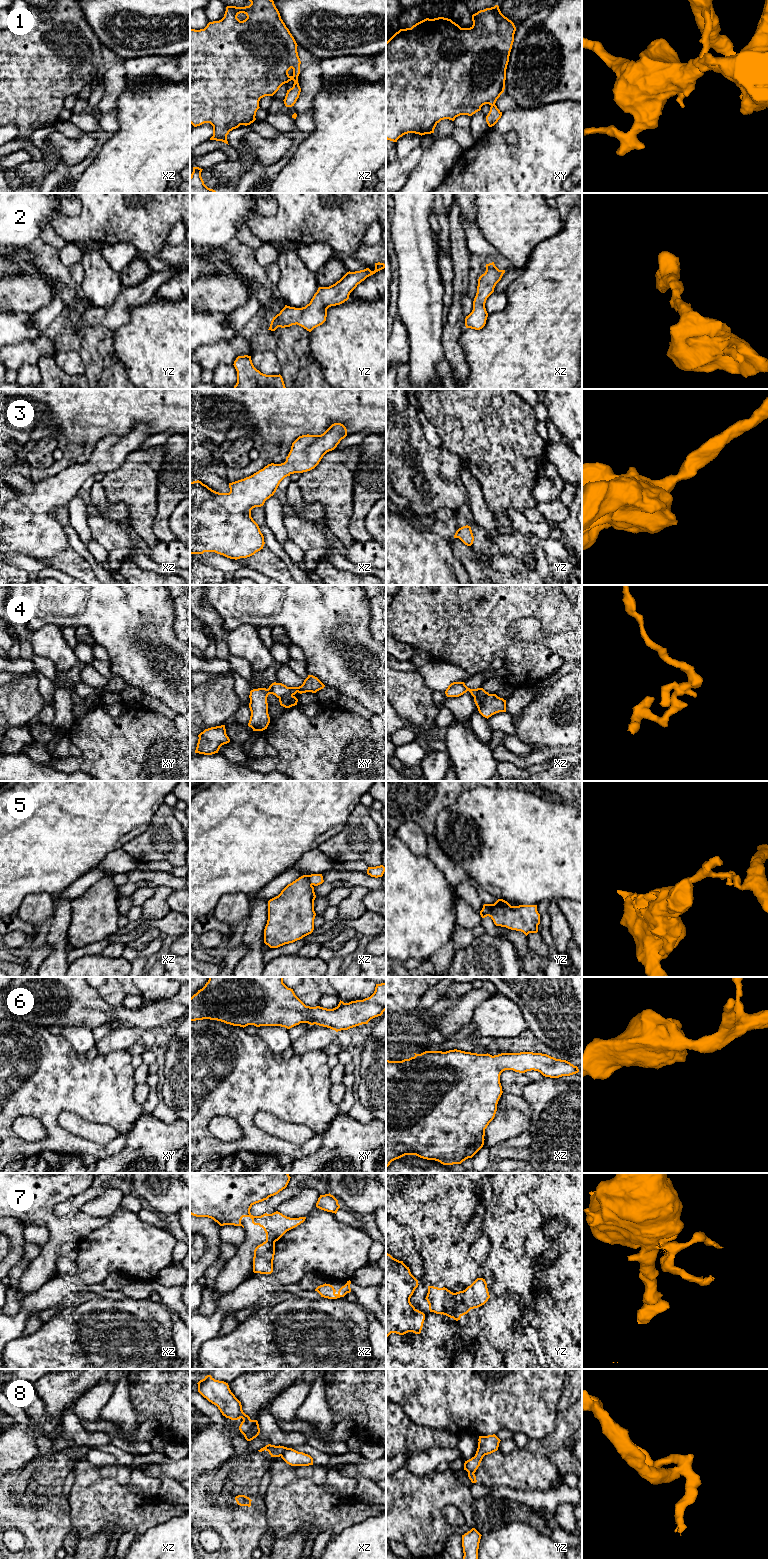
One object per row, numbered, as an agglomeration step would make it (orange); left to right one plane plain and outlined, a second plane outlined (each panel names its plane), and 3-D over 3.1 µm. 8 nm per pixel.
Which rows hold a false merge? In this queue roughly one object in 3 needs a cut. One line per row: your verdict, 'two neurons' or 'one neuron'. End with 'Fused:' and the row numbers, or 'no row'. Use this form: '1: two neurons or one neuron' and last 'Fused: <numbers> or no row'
1: two neurons
2: one neuron
3: one neuron
4: two neurons
5: two neurons
6: one neuron
7: two neurons
8: two neurons
Fused: 1, 4, 5, 7, 8

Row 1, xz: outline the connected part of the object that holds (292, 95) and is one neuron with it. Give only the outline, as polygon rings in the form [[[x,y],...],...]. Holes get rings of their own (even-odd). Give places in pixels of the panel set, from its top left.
[[[298,71],[295,78],[293,79],[293,81],[294,81],[293,87],[290,88],[289,90],[287,90],[285,99],[283,100],[286,107],[294,106],[297,99],[299,98],[299,95],[301,92],[301,88],[300,88],[299,83],[298,83],[299,74],[300,74],[300,71]]]

